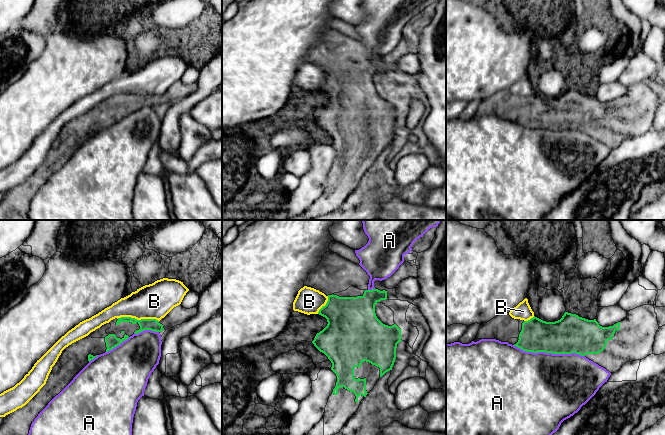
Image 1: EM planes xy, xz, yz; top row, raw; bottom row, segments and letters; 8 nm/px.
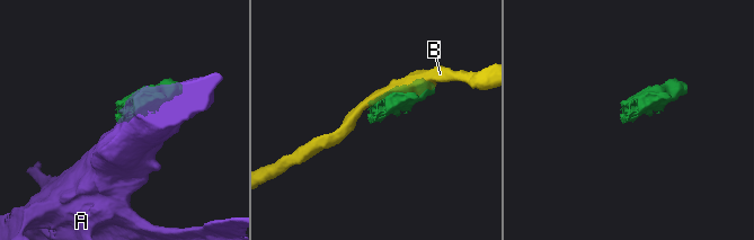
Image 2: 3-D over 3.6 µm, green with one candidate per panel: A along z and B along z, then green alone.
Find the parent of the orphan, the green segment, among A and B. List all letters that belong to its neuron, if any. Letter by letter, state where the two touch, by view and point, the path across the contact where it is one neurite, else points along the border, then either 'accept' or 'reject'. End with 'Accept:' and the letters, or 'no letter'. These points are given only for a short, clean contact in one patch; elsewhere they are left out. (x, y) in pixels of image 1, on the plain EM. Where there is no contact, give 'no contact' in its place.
A: contact yz (549, 128); reject
B: contact xy (138, 96); reject
Accept: no letter

